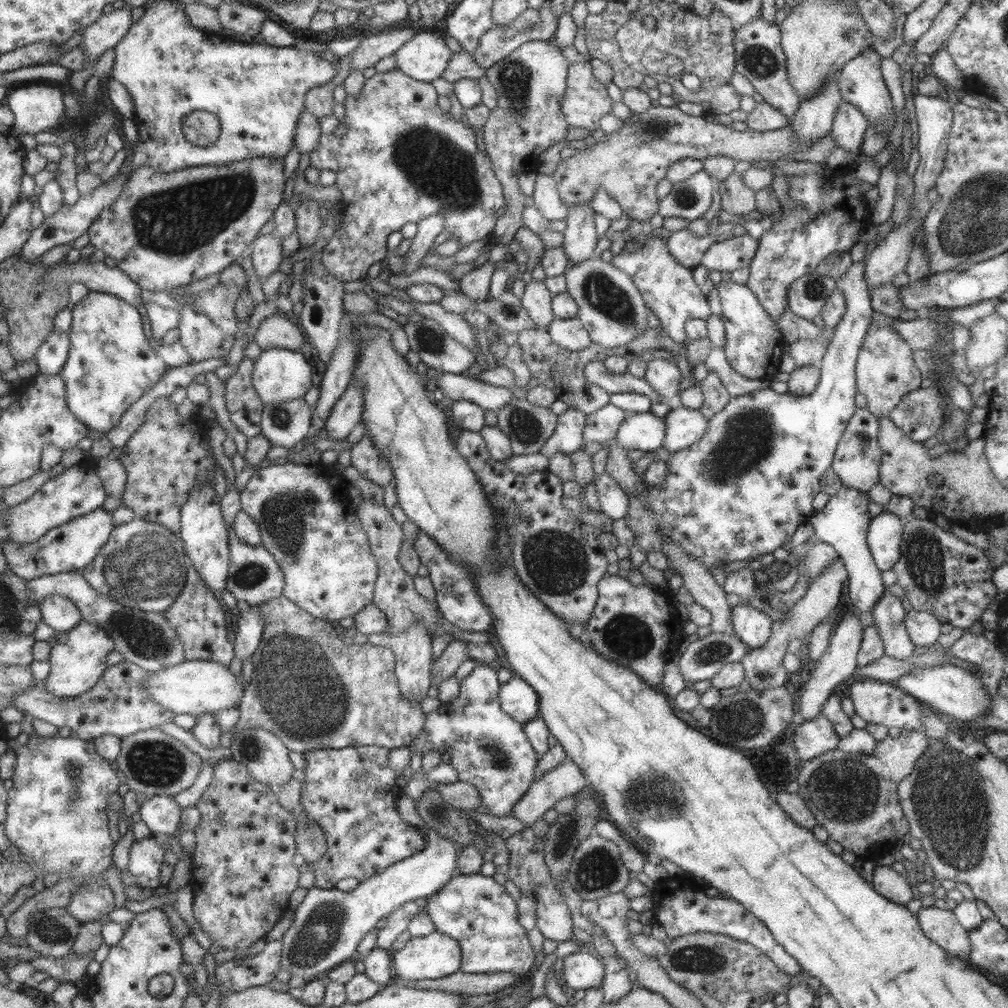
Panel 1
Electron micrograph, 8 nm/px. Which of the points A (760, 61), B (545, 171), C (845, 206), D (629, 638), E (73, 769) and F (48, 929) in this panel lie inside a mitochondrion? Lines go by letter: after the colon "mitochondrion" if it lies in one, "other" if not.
A: mitochondrion
B: other
C: other
D: mitochondrion
E: mitochondrion
F: mitochondrion

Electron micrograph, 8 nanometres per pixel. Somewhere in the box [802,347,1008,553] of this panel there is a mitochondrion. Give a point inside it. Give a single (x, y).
(974, 521)

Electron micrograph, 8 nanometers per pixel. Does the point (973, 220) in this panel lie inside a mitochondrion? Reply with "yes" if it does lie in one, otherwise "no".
yes

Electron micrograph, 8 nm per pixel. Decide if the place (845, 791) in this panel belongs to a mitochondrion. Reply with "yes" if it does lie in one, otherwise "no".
yes

